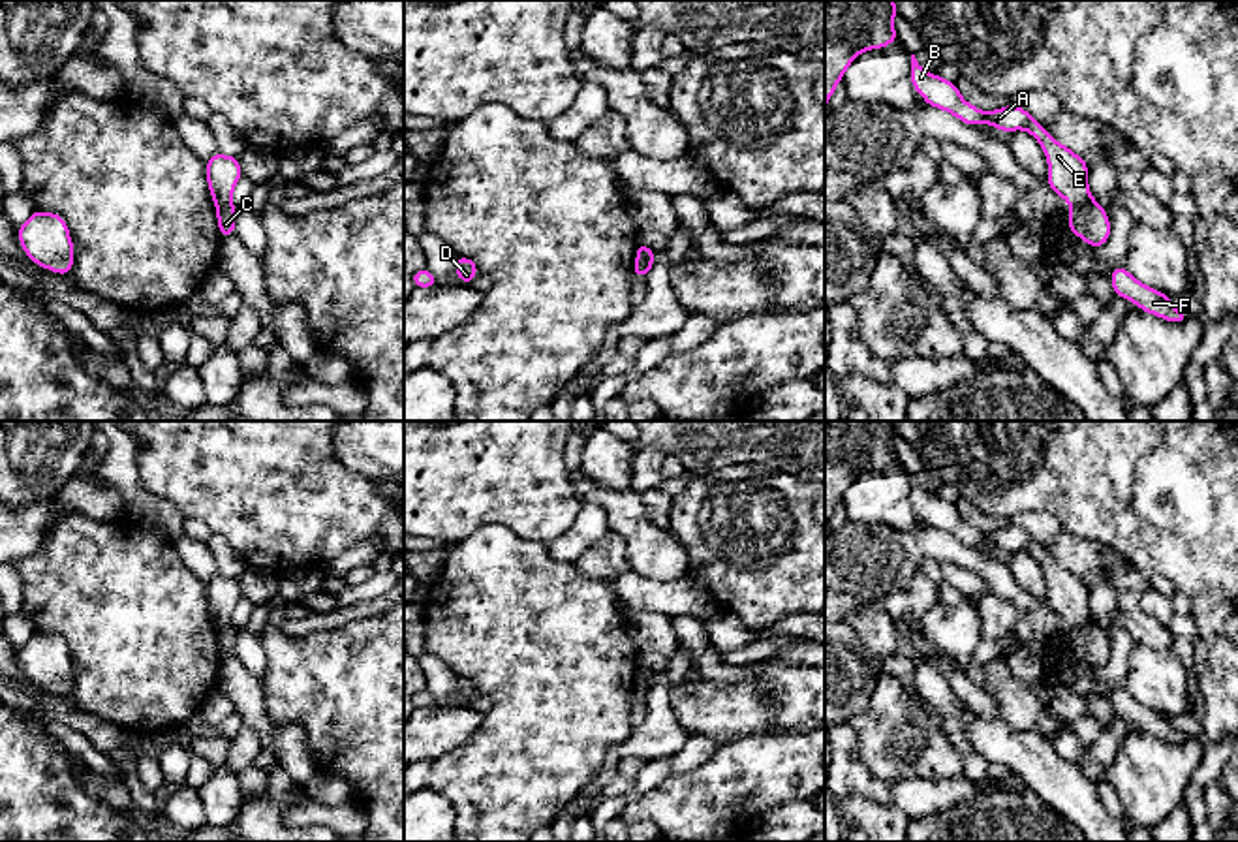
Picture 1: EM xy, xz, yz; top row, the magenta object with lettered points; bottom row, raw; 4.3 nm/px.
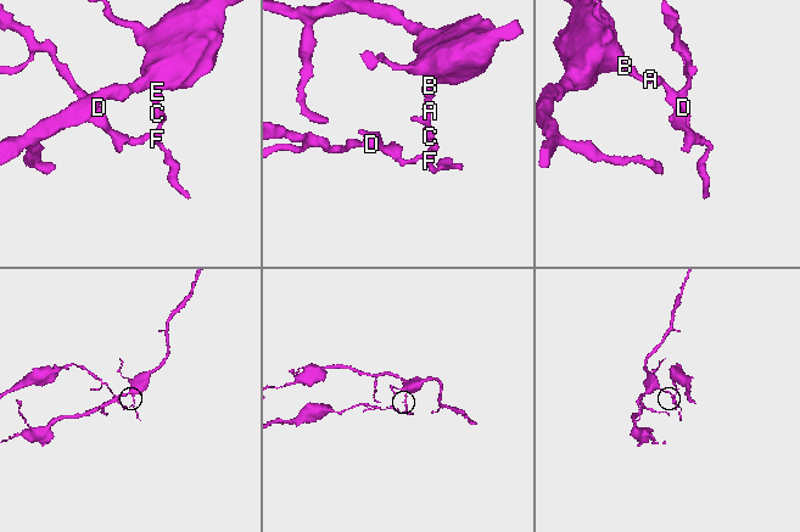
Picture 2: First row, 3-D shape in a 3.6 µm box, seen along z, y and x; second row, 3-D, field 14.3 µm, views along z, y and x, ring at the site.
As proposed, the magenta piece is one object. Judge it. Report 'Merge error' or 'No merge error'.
Merge error

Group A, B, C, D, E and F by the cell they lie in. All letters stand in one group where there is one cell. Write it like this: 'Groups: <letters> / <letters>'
Groups: A B E / C D F

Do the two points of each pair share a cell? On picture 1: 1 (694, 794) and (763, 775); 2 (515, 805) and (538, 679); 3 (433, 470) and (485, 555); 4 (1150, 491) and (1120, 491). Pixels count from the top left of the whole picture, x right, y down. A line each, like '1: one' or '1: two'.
1: one
2: one
3: two
4: two

